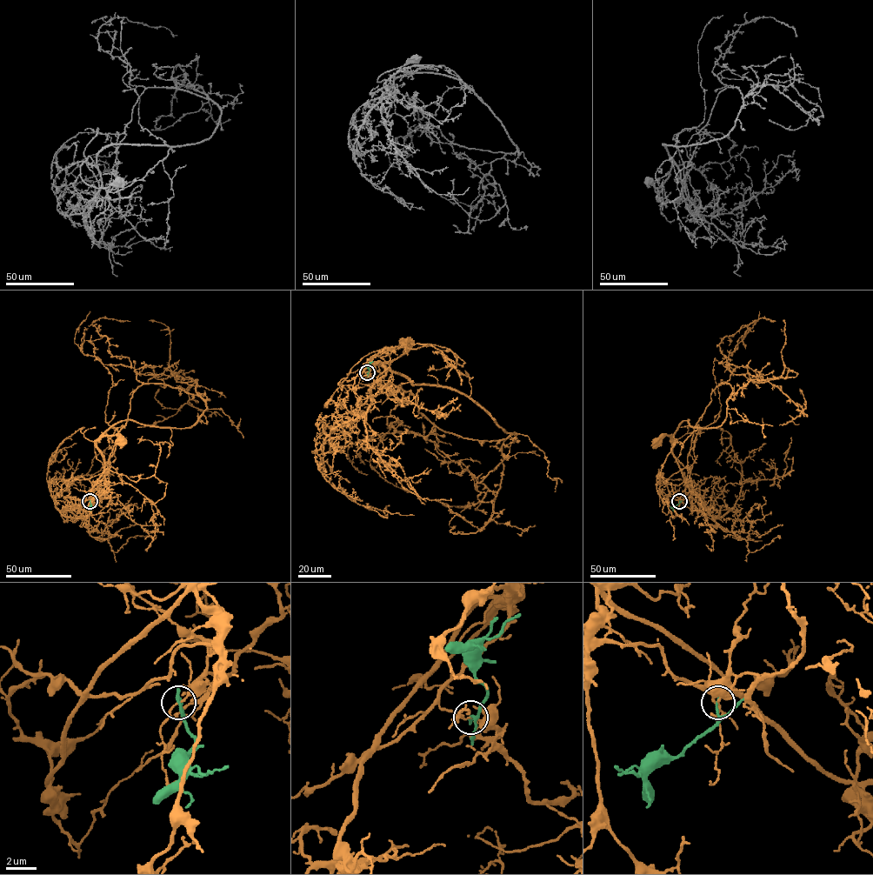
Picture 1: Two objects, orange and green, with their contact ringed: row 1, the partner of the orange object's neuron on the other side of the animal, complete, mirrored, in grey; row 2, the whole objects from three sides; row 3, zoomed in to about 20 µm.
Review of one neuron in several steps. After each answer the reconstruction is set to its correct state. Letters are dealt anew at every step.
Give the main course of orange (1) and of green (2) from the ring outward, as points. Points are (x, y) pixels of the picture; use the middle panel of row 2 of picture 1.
1: (367, 372), (377, 382), (385, 370), (376, 364), (392, 362), (408, 350), (407, 345)
2: (367, 372), (368, 365), (372, 361)

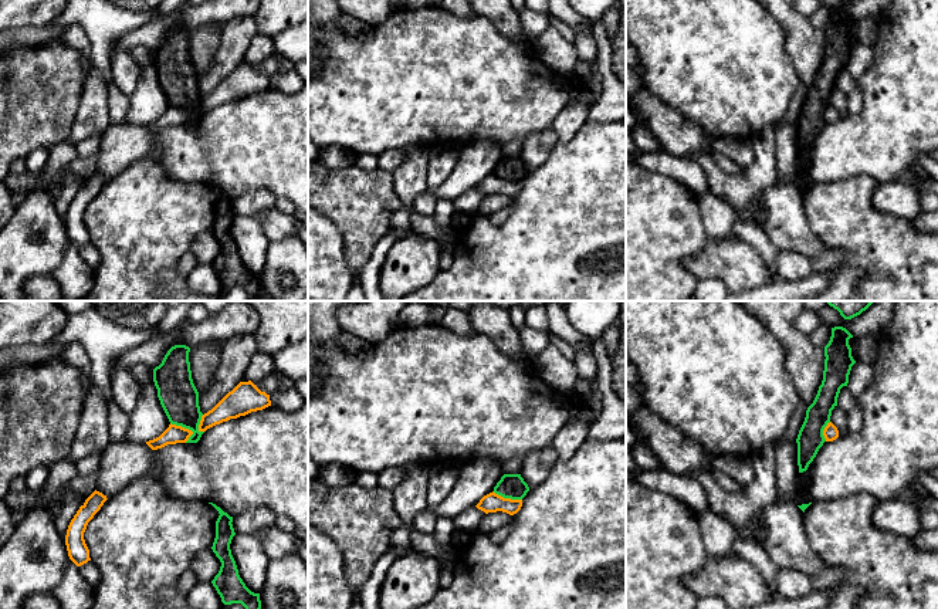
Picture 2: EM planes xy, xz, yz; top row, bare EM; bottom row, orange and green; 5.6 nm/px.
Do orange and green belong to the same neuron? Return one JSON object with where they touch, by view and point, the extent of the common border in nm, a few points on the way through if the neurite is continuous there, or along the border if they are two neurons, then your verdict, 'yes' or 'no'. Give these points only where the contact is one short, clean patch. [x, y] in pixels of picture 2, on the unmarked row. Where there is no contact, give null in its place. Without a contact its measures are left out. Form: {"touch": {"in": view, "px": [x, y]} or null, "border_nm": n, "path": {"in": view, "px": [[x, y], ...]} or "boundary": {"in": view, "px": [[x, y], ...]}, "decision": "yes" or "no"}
{"touch": {"in": "xy", "px": [180, 108]}, "border_nm": 150, "boundary": {"in": "xy", "px": [[170, 104], [188, 110], [193, 115]]}, "decision": "no"}

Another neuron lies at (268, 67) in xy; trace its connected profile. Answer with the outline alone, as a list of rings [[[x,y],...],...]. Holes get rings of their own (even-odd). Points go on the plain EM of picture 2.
[[[274,53],[270,55],[265,61],[253,64],[261,74],[265,74],[267,77],[272,77],[275,72],[278,72],[281,55]]]

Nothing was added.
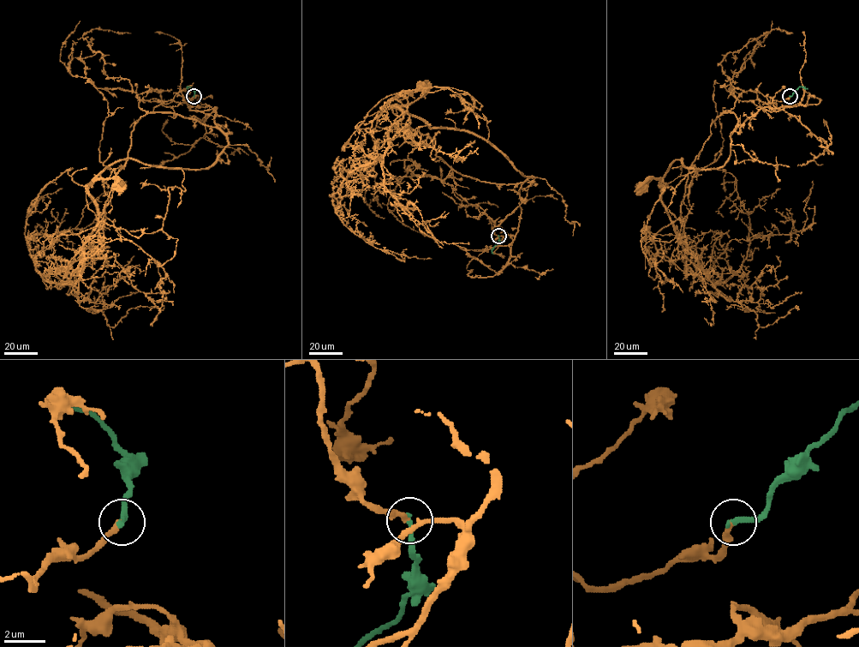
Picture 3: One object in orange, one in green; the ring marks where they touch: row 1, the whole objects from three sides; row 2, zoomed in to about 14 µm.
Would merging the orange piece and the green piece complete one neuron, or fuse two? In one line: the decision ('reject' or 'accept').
accept

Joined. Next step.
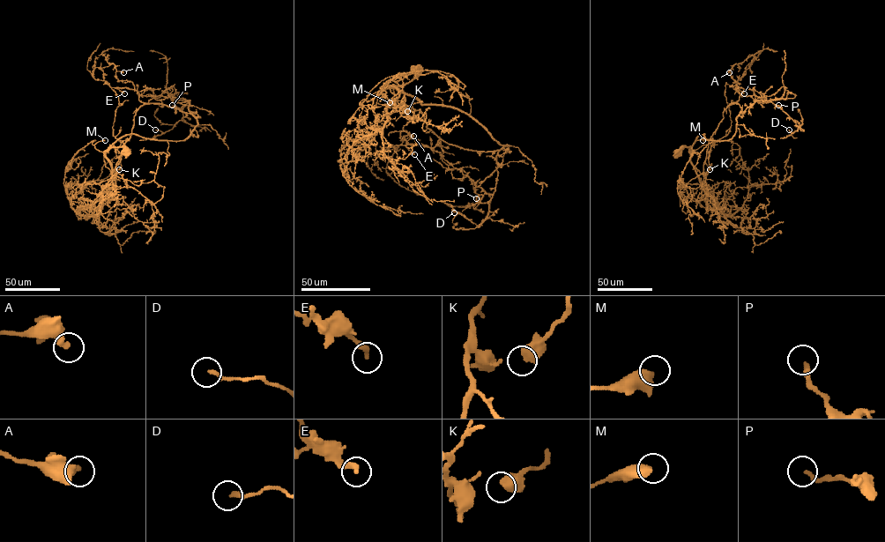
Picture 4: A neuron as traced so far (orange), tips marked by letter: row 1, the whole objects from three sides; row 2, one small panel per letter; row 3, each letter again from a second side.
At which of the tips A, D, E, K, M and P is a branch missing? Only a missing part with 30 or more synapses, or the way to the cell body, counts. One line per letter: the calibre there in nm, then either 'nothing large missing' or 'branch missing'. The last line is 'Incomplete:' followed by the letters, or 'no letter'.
A: 360 nm | nothing large missing
D: 200 nm | nothing large missing
E: 260 nm | nothing large missing
K: 550 nm | nothing large missing
M: 550 nm | nothing large missing
P: 220 nm | nothing large missing
Incomplete: no letter

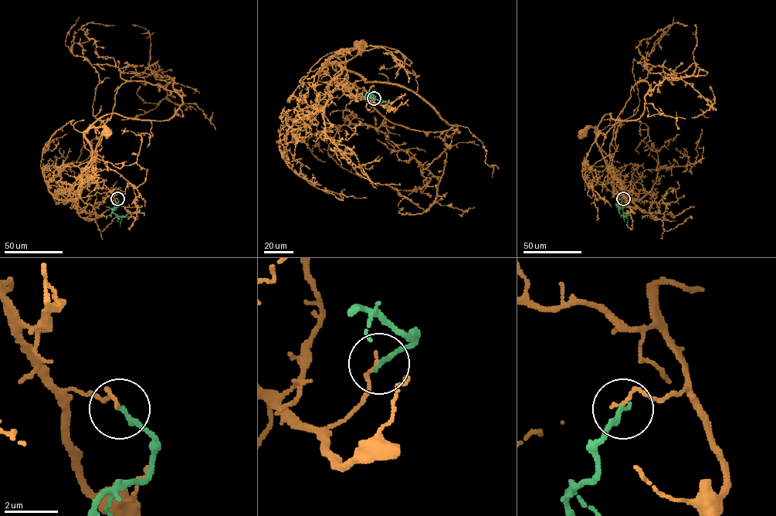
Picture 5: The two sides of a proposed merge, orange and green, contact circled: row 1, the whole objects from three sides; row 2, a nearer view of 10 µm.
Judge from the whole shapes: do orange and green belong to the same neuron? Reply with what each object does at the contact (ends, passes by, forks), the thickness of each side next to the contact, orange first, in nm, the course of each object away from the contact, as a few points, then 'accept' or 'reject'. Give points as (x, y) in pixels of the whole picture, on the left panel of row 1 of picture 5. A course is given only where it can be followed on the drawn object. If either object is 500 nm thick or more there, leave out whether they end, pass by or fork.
orange ends there; green ends there; 140 nm thick on the orange side, 190 nm on the other; orange runs (117, 198), (103, 182), (96, 181), (86, 171), (92, 149), (85, 133), (93, 127), (103, 127), (106, 131); green runs (117, 198), (119, 201), (113, 212), (122, 217), (120, 226); reject

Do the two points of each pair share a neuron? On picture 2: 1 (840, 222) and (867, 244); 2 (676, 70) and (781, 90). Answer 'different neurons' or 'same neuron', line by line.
1: same neuron
2: same neuron

